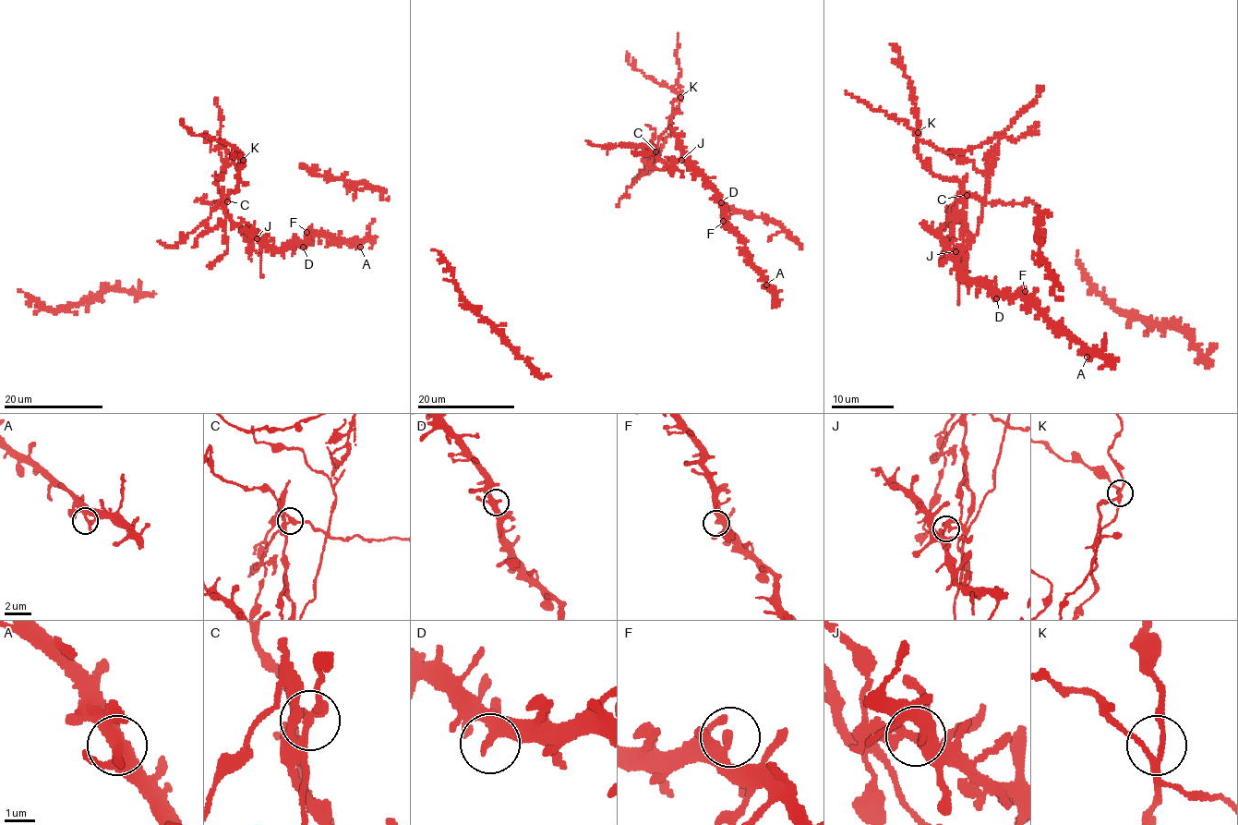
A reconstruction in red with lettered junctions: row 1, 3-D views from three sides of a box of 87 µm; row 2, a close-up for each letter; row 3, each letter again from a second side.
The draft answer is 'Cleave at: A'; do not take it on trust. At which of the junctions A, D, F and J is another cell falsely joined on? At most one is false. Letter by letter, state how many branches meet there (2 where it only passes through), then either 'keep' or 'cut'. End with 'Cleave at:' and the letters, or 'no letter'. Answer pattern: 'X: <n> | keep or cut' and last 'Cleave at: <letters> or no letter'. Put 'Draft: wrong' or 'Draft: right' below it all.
A: 3 | keep
D: 3 | keep
F: 3 | keep
J: 3 | cut
Cleave at: J
Draft: wrong

